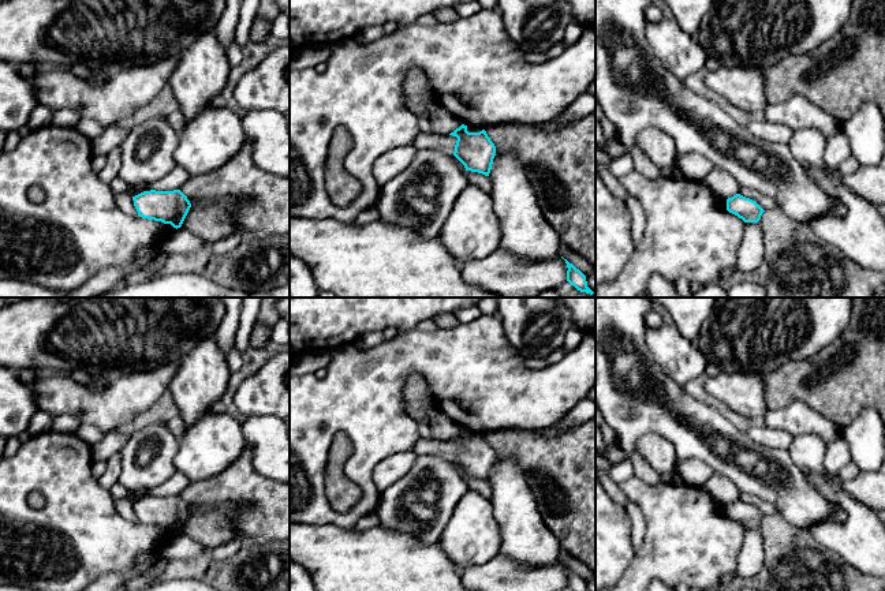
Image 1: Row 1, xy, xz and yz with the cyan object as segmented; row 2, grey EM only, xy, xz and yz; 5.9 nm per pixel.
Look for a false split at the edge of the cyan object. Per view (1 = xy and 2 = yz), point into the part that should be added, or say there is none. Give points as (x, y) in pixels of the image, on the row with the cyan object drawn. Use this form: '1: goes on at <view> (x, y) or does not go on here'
1: does not go on here
2: does not go on here

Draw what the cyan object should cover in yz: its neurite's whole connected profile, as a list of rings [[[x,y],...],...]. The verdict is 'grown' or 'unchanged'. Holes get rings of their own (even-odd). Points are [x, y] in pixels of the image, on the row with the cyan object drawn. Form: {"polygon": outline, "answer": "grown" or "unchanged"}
{"polygon": [[[740,194],[727,199],[727,210],[744,222],[758,222],[765,212],[755,201]]], "answer": "unchanged"}

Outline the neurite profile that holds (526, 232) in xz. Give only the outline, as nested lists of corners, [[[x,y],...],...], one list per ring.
[[[497,152],[489,173],[493,212],[501,224],[500,247],[526,261],[557,255],[560,236],[546,220],[524,165],[514,152]]]

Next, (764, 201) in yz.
[[[742,187],[739,190],[739,194],[755,201],[763,210],[772,210],[772,209],[777,207],[777,203],[770,197],[763,195],[755,190]]]

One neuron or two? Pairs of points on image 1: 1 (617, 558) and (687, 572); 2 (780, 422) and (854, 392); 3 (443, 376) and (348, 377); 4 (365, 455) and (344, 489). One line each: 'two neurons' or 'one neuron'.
1: two neurons
2: two neurons
3: one neuron
4: two neurons

